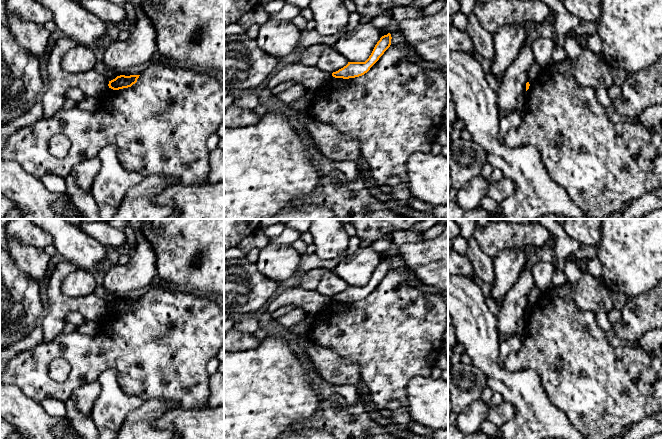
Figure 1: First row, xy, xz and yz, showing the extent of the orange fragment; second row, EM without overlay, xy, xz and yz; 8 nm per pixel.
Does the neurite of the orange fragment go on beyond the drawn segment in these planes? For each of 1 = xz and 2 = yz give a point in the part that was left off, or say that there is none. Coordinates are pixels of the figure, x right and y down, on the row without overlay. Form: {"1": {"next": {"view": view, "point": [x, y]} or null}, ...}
{"1": {"next": null}, "2": {"next": null}}

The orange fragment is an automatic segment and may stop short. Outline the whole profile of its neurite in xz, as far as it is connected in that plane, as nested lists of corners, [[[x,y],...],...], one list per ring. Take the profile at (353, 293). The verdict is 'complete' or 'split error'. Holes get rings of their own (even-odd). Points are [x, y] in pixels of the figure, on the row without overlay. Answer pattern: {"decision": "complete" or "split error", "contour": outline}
{"decision": "complete", "contour": [[[390,257],[382,260],[365,286],[348,286],[346,290],[333,296],[332,300],[335,302],[349,303],[364,299],[390,271],[391,263]]]}

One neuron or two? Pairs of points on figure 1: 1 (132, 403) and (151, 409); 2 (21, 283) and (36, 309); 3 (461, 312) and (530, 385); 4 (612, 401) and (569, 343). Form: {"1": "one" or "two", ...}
{"1": "two", "2": "one", "3": "one", "4": "one"}

